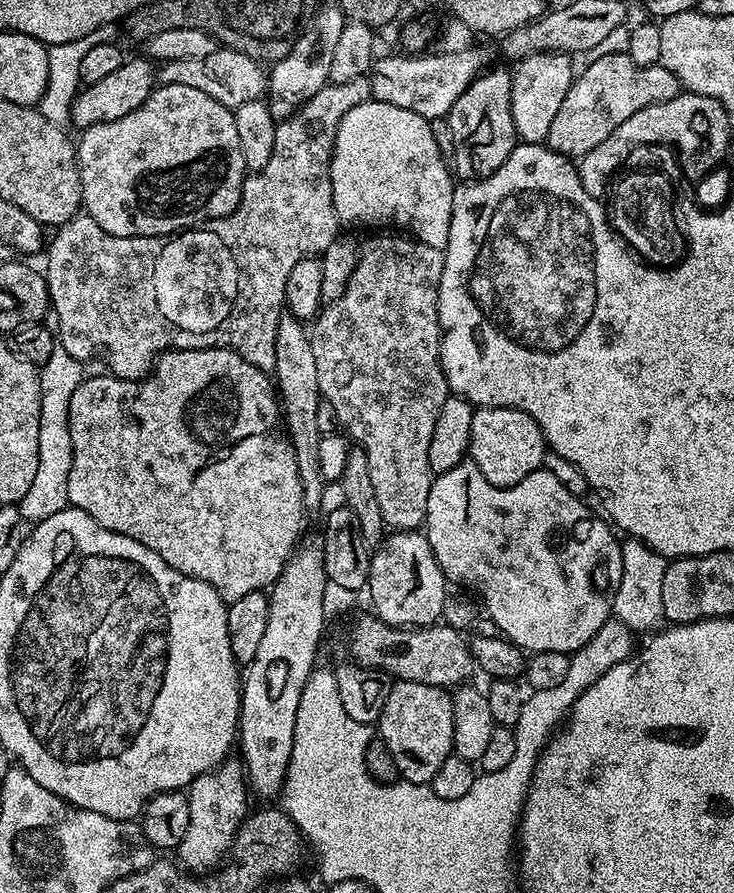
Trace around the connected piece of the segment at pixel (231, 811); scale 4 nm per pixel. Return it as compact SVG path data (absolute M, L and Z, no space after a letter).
M228 758L224 763L217 764L211 772L199 776L186 789L190 802L190 827L186 829L186 838L179 846L178 860L189 873L204 874L207 868L219 869L220 859L227 852L229 855L240 825L244 823L245 816L249 815L248 778L243 763L239 759L232 759Z

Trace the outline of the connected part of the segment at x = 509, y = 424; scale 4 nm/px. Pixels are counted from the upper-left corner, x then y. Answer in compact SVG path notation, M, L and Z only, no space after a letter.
M476 408L474 422L470 422L468 456L472 463L478 466L478 470L482 470L486 482L490 482L499 488L509 488L518 482L522 482L522 478L534 474L542 467L545 451L546 445L542 430L538 426L538 422L534 422L534 418L530 418L530 414L526 414L517 408Z

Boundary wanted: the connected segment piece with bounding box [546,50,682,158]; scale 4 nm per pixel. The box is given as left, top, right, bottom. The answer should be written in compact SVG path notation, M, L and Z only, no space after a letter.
M627 51L608 52L593 64L586 65L581 72L579 69L550 125L547 147L569 158L585 156L594 150L594 146L598 146L598 142L610 138L610 134L614 134L626 118L638 114L638 110L646 110L646 106L679 96L681 91L679 78L670 74L663 64L638 66L629 58Z

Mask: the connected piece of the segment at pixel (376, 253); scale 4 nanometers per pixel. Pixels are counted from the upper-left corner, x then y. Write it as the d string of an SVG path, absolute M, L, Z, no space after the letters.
M404 234L392 235L396 236L372 236L365 244L359 245L354 274L350 274L350 282L346 286L342 298L327 305L315 317L310 328L310 335L314 361L318 370L318 386L323 403L327 407L328 404L332 407L333 414L340 419L341 426L345 428L341 429L366 454L366 462L370 466L370 483L374 485L374 494L378 498L378 506L382 510L385 525L392 530L416 530L428 519L426 502L430 498L430 486L434 479L434 473L430 466L430 438L434 438L434 422L438 422L438 410L442 410L442 402L446 402L446 398L450 394L440 361L442 333L438 318L438 286L442 282L444 254L441 249L426 246L421 240L409 238Z

